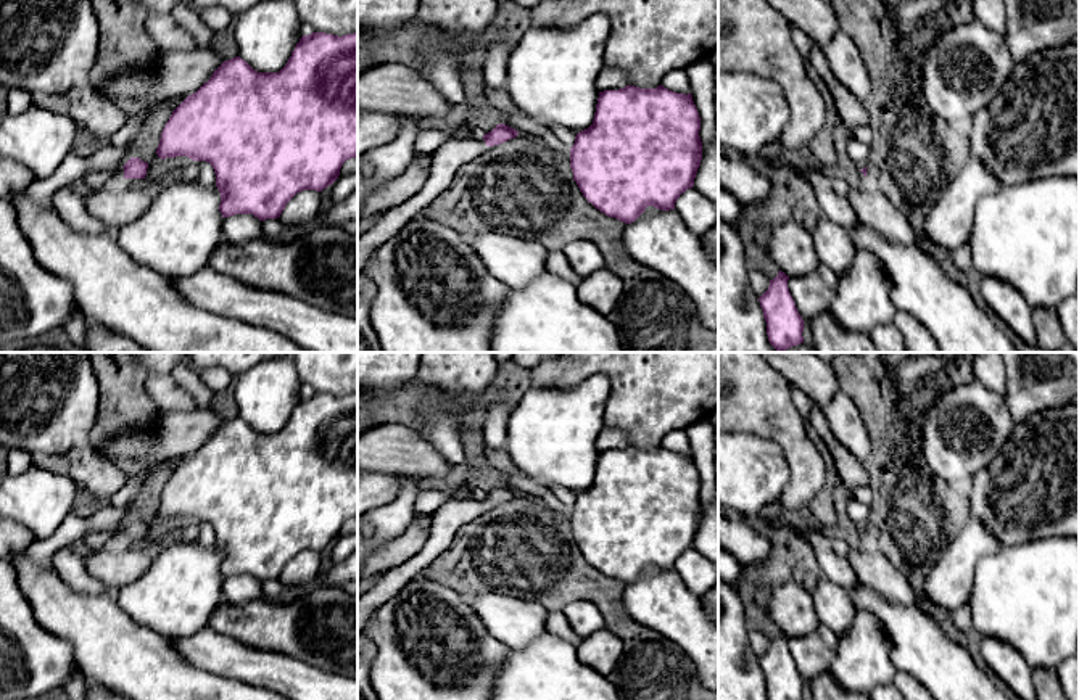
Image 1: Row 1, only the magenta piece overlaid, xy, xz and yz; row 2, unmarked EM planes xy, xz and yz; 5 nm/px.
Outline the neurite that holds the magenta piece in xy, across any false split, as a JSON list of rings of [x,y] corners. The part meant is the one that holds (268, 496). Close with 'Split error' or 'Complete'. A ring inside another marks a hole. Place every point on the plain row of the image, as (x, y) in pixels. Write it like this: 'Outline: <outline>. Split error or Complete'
Outline: [[[325,393],[303,396],[279,433],[258,433],[240,417],[224,422],[208,443],[172,471],[156,515],[161,520],[187,517],[209,523],[221,554],[222,578],[280,578],[296,554],[322,552],[338,539],[346,520],[358,518],[358,393],[341,397]]]. Complete

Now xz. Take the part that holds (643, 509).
Outline: [[[664,446],[599,452],[593,484],[578,492],[570,528],[583,557],[625,584],[647,566],[675,570],[702,520],[692,455]]]. Complete

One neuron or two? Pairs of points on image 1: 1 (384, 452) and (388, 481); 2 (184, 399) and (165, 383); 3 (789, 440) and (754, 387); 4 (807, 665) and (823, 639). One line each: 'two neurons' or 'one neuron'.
1: two neurons
2: one neuron
3: one neuron
4: one neuron

